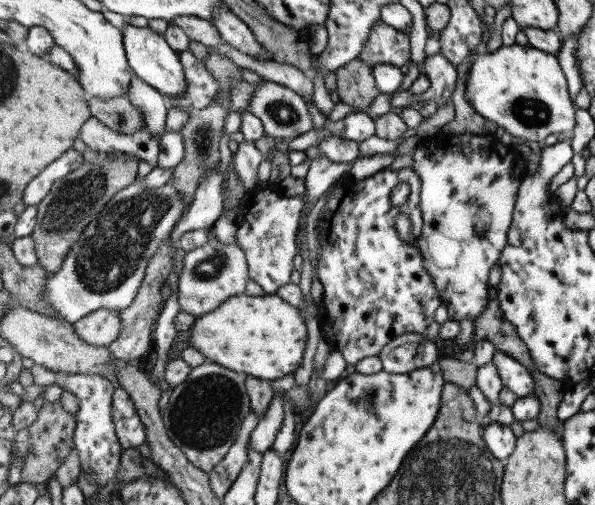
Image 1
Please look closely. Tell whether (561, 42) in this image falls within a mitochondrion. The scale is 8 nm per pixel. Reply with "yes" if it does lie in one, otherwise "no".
no

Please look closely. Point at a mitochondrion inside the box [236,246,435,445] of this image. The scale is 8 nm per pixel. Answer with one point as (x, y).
(369, 399)

